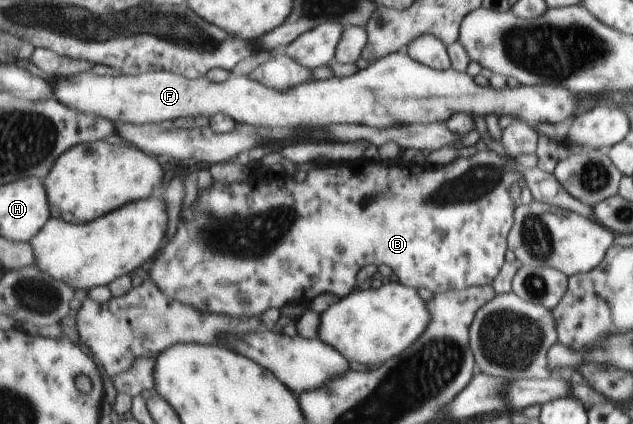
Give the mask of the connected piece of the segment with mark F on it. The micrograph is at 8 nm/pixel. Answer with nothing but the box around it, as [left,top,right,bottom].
[50,50,603,137]

